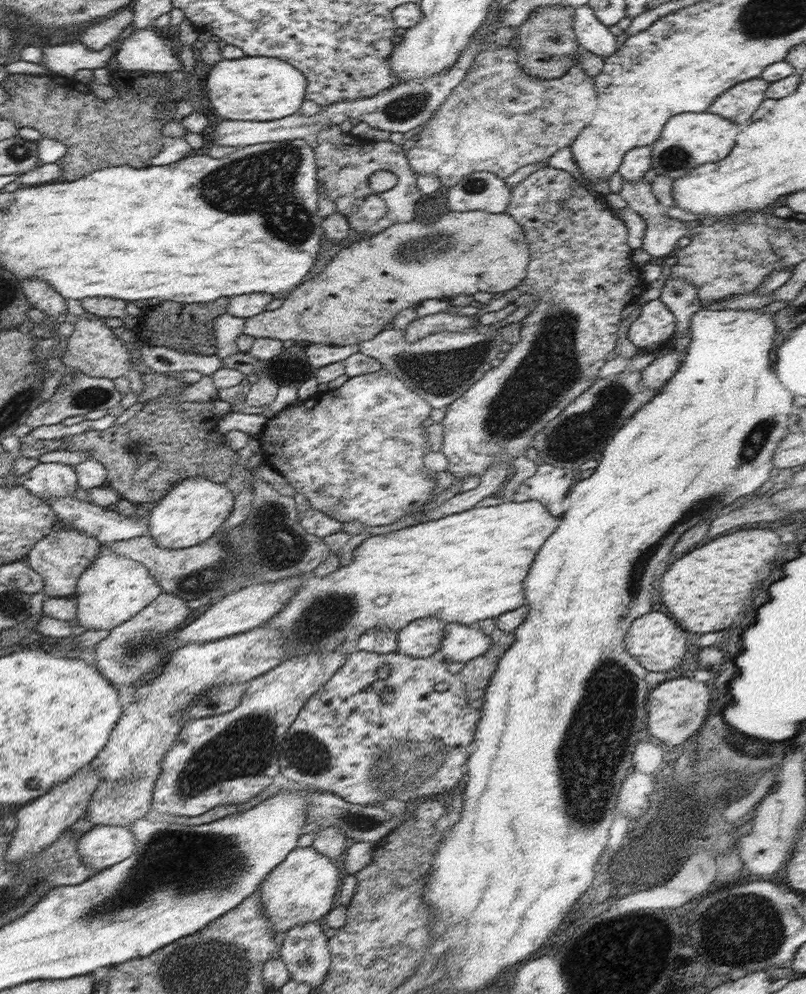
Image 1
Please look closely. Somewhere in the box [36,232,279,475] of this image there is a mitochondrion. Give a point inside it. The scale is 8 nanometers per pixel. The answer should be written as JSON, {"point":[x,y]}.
{"point":[94,396]}

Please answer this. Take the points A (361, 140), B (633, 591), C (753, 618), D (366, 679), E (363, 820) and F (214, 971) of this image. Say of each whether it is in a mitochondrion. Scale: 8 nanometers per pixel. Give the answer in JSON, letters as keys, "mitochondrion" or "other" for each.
{"A":"other","B":"mitochondrion","C":"other","D":"other","E":"mitochondrion","F":"mitochondrion"}

